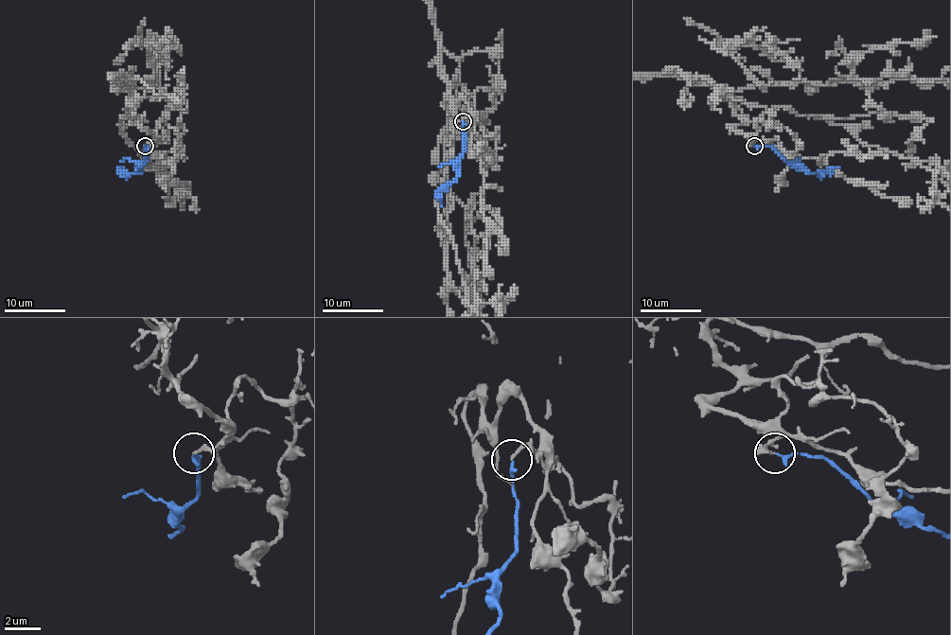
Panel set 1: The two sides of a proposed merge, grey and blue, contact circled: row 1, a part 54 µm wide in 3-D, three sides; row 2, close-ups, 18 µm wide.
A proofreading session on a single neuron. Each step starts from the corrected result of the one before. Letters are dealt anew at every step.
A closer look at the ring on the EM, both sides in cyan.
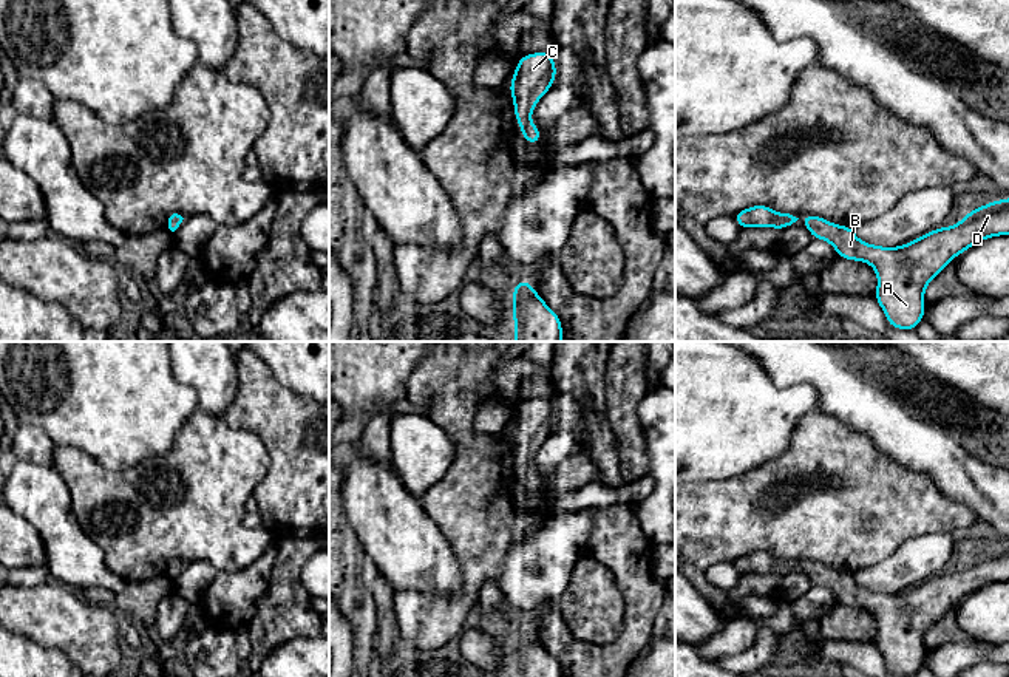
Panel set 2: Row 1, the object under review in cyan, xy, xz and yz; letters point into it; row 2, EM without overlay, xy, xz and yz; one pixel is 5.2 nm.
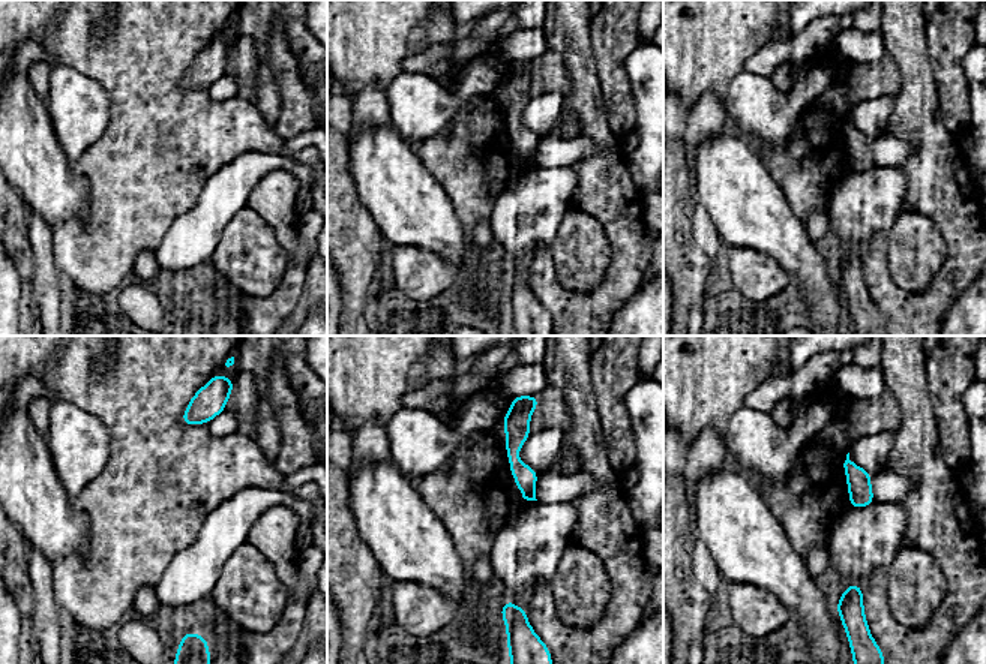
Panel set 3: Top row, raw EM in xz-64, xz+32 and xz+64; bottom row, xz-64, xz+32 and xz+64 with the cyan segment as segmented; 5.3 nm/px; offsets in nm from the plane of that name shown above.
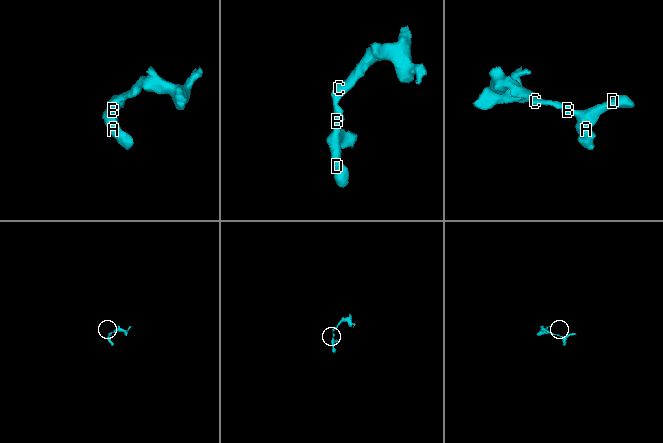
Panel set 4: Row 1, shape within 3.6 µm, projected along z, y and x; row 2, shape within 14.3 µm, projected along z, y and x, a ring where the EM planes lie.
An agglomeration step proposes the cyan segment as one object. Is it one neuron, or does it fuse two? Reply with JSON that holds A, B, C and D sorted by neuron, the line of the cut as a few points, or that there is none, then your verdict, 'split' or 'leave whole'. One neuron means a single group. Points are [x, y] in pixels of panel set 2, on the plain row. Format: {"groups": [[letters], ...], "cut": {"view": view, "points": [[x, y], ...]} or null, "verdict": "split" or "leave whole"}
{"groups": [["A", "B", "C", "D"]], "cut": null, "verdict": "leave whole"}

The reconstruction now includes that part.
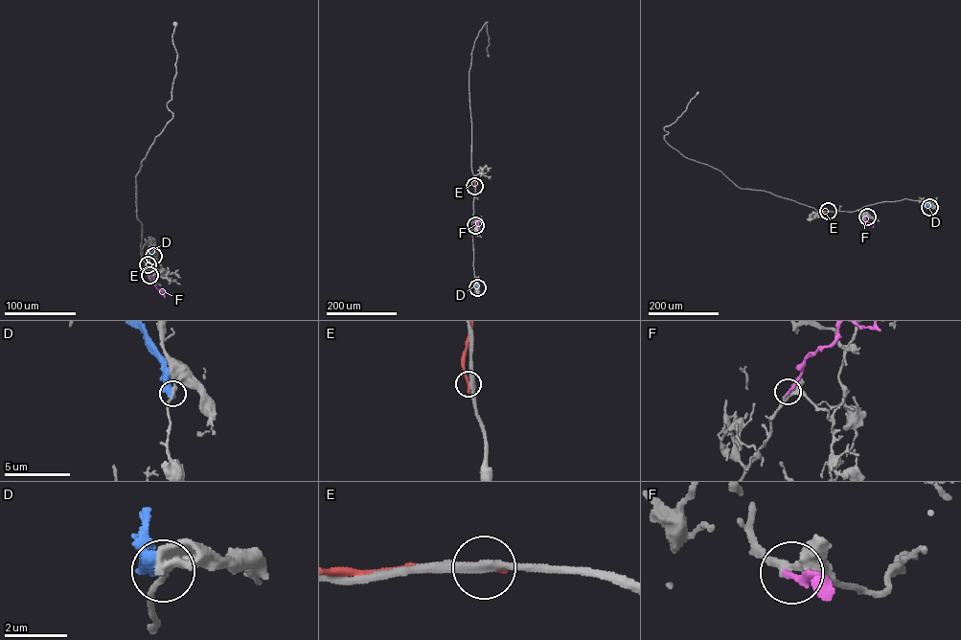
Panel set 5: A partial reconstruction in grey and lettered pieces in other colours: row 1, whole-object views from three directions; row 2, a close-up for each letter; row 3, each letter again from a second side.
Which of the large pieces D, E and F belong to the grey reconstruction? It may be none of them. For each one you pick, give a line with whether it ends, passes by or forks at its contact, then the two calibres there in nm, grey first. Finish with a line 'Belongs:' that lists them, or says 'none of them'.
F: it ends | 360/280 nm
Belongs: F

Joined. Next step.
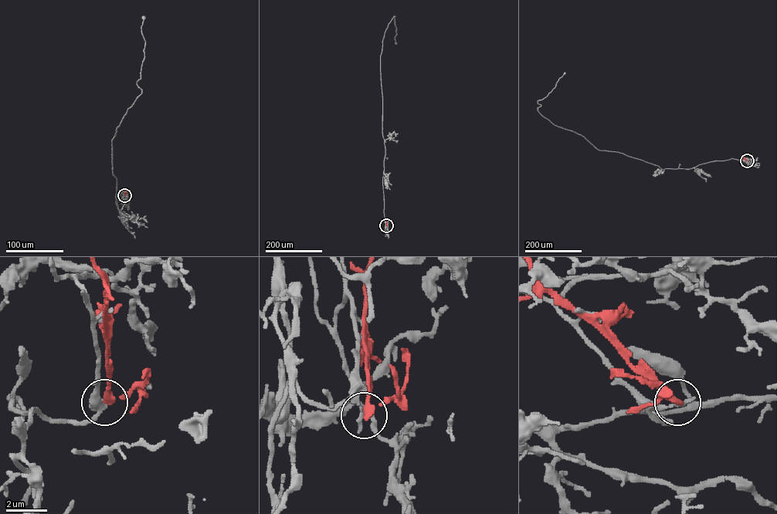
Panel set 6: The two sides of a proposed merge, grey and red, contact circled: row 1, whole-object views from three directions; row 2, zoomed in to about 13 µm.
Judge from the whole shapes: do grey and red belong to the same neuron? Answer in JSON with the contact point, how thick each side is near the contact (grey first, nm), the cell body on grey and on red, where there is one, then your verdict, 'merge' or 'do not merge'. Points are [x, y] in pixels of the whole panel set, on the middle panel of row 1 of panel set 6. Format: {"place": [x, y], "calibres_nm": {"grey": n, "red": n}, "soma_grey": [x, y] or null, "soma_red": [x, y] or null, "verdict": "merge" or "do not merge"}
{"place": [386, 225], "calibres_nm": {"grey": 200, "red": 240}, "soma_grey": [395, 43], "soma_red": null, "verdict": "do not merge"}

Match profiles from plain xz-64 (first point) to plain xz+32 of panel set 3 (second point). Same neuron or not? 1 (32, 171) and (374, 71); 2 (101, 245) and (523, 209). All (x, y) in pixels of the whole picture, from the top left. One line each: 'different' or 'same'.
1: different
2: different

